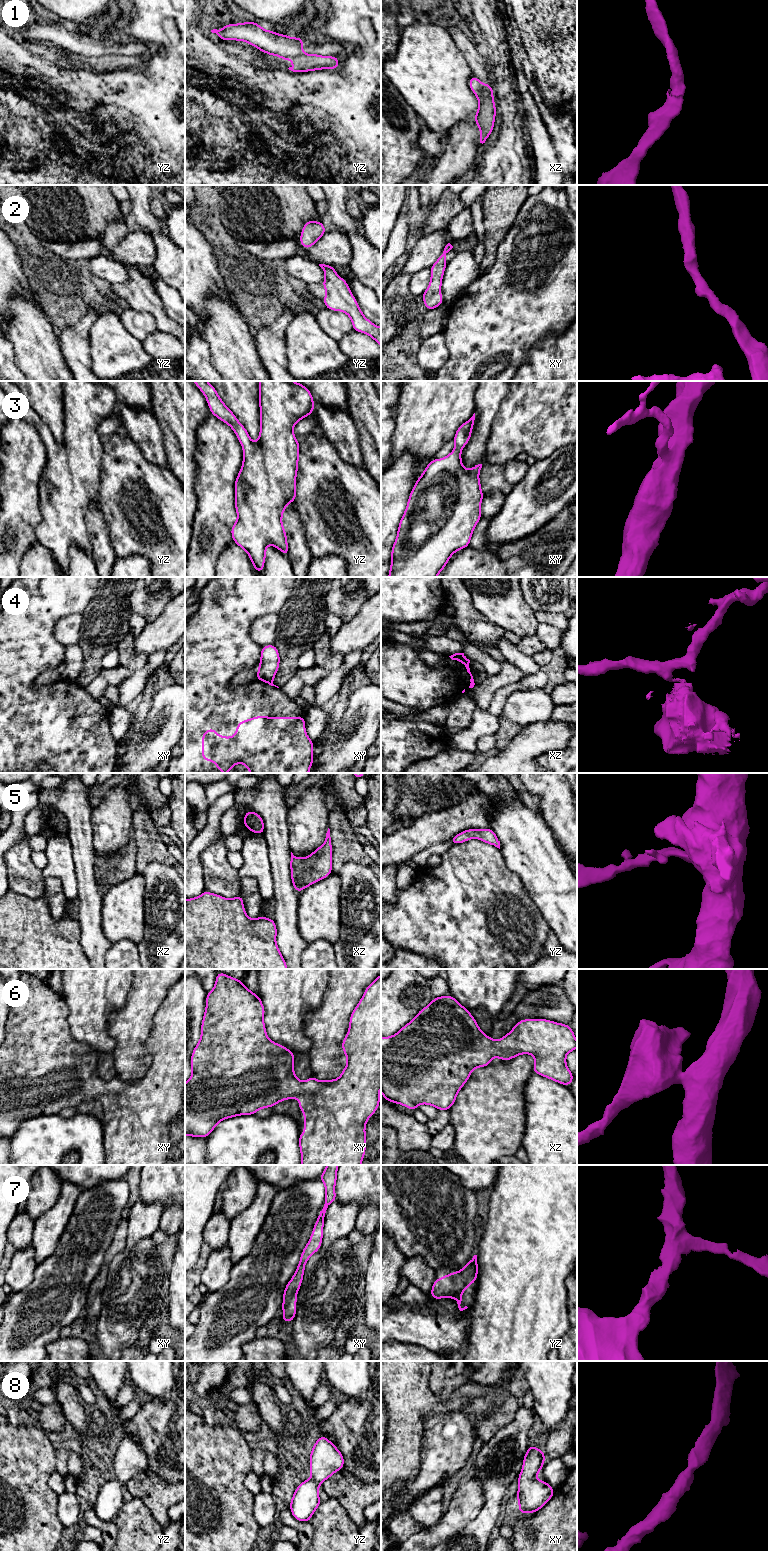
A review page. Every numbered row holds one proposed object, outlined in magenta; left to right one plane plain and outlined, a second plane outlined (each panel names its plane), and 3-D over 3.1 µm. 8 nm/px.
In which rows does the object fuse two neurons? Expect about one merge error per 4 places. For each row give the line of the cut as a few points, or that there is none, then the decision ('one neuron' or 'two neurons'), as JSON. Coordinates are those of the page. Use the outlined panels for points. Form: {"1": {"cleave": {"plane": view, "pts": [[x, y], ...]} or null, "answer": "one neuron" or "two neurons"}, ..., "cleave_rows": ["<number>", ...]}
{"1": {"cleave": {"plane": "yz", "pts": [[303, 54], [281, 57]]}, "answer": "two neurons"}, "2": {"cleave": null, "answer": "one neuron"}, "3": {"cleave": null, "answer": "one neuron"}, "4": {"cleave": {"plane": "xz", "pts": [[464, 663], [468, 664]]}, "answer": "two neurons"}, "5": {"cleave": null, "answer": "one neuron"}, "6": {"cleave": null, "answer": "one neuron"}, "7": {"cleave": null, "answer": "one neuron"}, "8": {"cleave": null, "answer": "one neuron"}, "cleave_rows": ["1", "4"]}

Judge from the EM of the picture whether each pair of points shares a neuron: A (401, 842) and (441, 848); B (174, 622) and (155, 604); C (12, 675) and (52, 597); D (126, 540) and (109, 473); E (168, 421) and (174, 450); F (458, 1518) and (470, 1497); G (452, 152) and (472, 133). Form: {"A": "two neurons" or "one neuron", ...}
{"A": "two neurons", "B": "two neurons", "C": "one neuron", "D": "one neuron", "E": "one neuron", "F": "one neuron", "G": "one neuron"}

